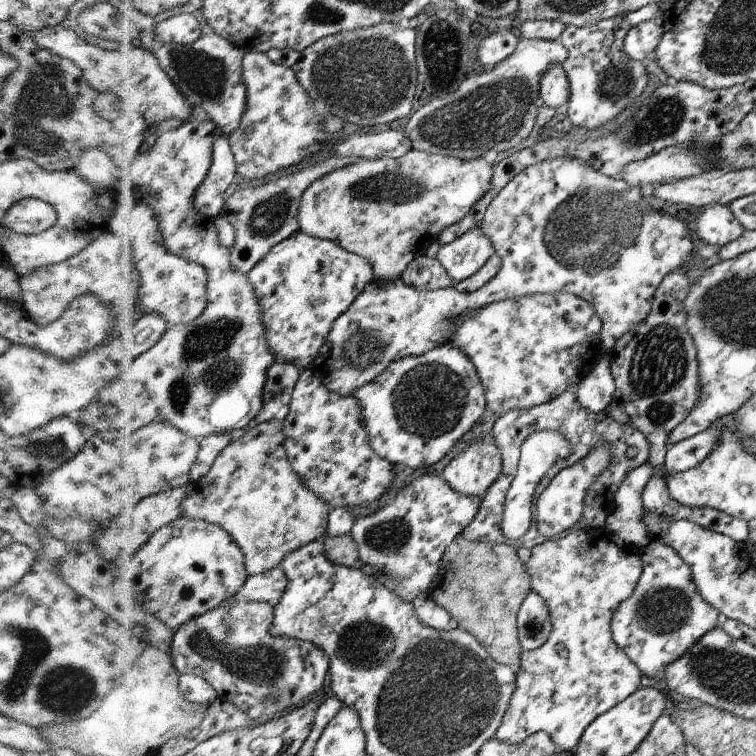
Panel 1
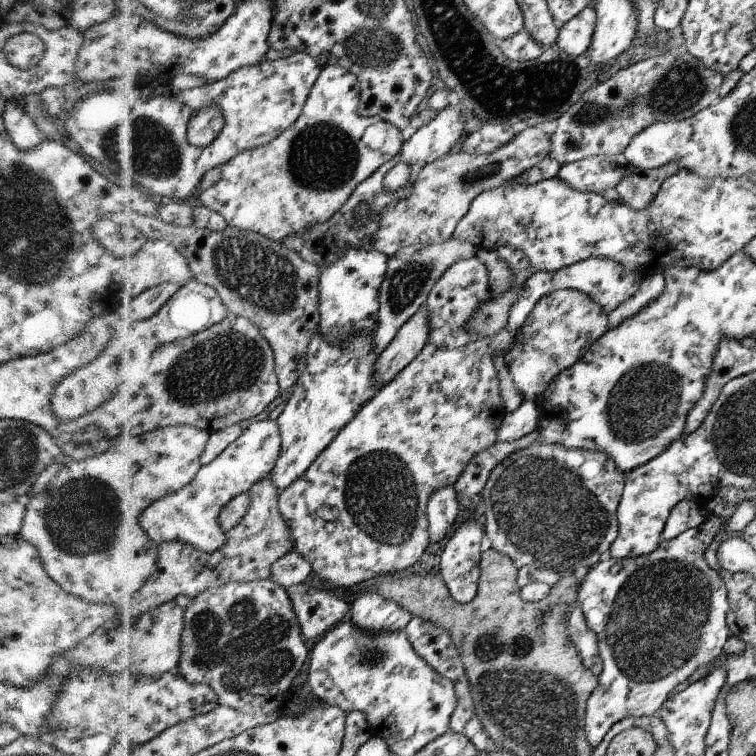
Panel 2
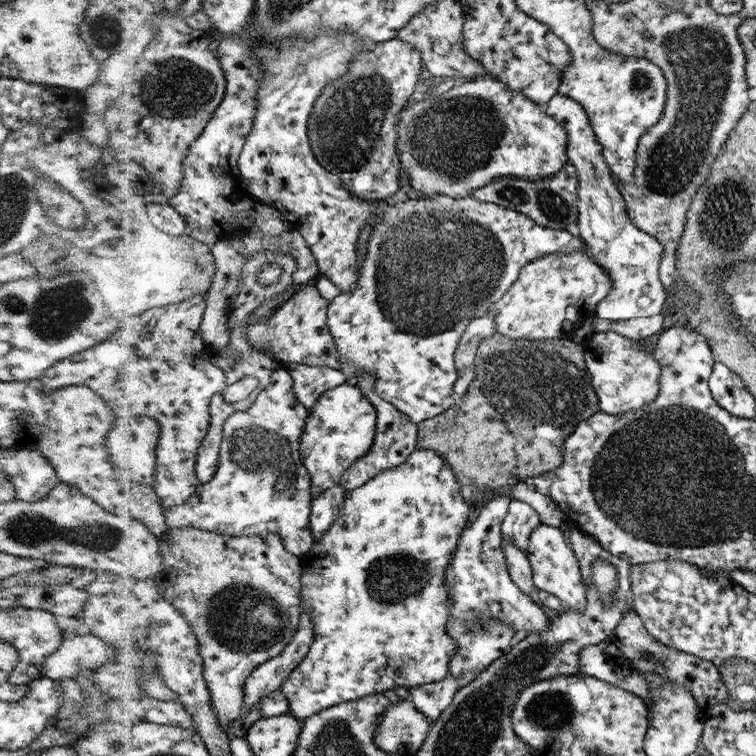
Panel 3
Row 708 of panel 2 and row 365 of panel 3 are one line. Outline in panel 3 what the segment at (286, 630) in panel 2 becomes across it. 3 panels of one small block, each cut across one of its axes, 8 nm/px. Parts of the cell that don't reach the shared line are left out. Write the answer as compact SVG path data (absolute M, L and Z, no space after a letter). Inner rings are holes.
M256 247L255 251L252 253L252 256L249 256L247 263L245 263L245 267L243 267L240 293L231 302L228 317L228 325L230 326L232 336L230 344L234 349L242 352L242 359L235 360L234 366L232 366L230 370L226 371L226 375L228 376L227 383L228 386L231 386L231 384L235 384L235 382L239 382L239 380L246 379L247 377L253 377L257 380L258 385L255 392L253 392L249 398L245 398L245 400L241 402L231 403L225 401L223 392L217 393L213 397L211 410L212 426L209 429L208 435L205 437L203 446L200 448L199 462L197 462L196 466L196 473L197 476L199 476L200 484L209 482L216 475L218 466L220 465L220 448L222 442L224 441L225 421L236 412L247 411L251 405L258 400L261 391L265 390L265 387L271 385L271 382L273 381L273 371L275 371L277 367L285 367L283 362L276 359L276 356L272 353L272 348L268 348L268 350L258 348L258 346L251 343L251 340L245 338L245 330L247 330L247 326L251 324L251 316L255 314L255 310L257 310L259 306L263 306L263 302L265 302L265 300L269 300L269 298L273 298L273 296L279 296L279 294L283 294L283 292L291 290L291 286L294 284L293 275L297 274L297 272L299 272L299 263L293 259L290 252L269 250L267 248L260 249L258 247ZM267 263L279 263L279 265L285 269L285 272L283 272L281 278L279 279L279 282L270 284L269 286L262 285L259 278L261 271L263 271L263 267L265 267Z

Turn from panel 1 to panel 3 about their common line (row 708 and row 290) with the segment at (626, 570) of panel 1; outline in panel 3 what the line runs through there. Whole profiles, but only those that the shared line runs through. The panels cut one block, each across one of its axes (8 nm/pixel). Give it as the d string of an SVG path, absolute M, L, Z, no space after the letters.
M581 251L568 253L551 253L543 258L533 260L518 274L517 280L509 286L499 302L492 305L495 330L503 336L514 340L533 341L539 339L570 338L576 330L576 324L589 317L595 318L595 310L600 300L612 290L612 280L601 266L593 262Z

